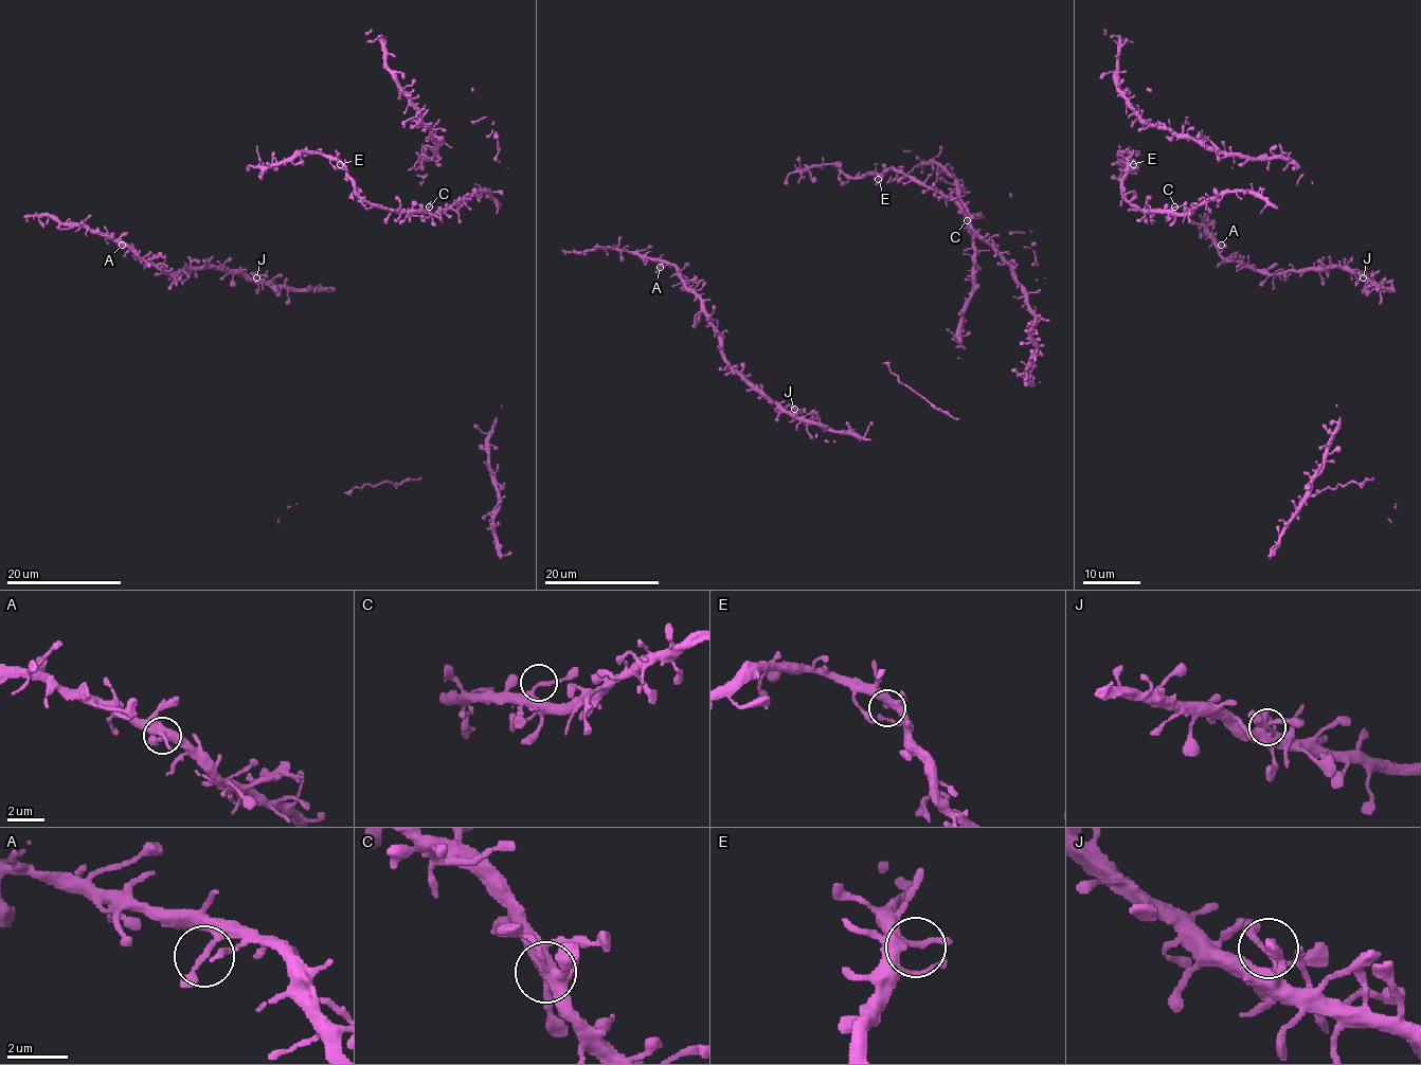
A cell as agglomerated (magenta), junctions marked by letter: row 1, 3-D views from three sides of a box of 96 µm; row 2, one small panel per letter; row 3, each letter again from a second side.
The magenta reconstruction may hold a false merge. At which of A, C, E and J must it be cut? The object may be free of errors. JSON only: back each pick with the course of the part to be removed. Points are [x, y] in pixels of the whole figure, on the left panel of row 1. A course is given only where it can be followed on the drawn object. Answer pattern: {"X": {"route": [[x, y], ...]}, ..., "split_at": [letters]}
{"split_at": ["A"]}

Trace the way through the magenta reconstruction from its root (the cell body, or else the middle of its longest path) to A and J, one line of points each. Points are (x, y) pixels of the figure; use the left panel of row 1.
A: (184, 270), (168, 274), (122, 244)
J: (184, 270), (220, 267), (241, 270), (256, 277)

